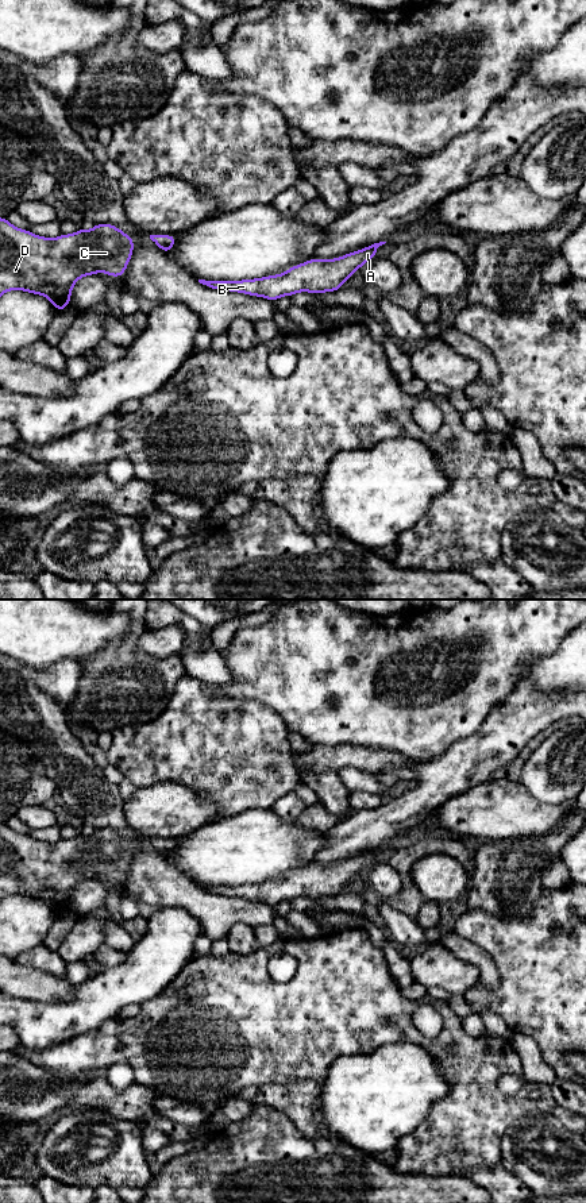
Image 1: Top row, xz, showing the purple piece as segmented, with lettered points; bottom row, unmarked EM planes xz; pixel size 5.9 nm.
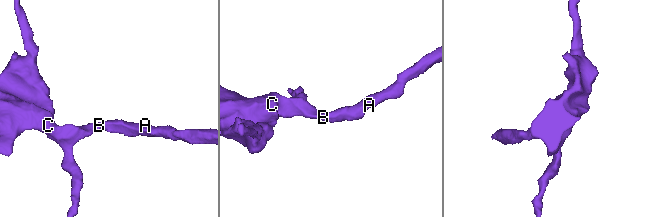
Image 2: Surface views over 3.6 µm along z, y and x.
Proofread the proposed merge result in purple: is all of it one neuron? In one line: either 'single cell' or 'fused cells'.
single cell

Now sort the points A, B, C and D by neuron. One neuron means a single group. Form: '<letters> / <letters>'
A B C D

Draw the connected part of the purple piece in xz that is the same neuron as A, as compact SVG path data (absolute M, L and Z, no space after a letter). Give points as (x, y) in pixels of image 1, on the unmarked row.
M386 847L374 848L359 856L352 856L344 861L323 865L309 864L304 868L292 871L284 879L267 880L254 884L240 886L205 886L200 888L212 894L244 898L248 901L263 902L277 906L282 901L294 901L298 897L327 898L342 894L344 886L359 872L377 860L377 853Z

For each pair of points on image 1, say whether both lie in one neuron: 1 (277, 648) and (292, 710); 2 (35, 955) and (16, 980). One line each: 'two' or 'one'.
1: one
2: two

